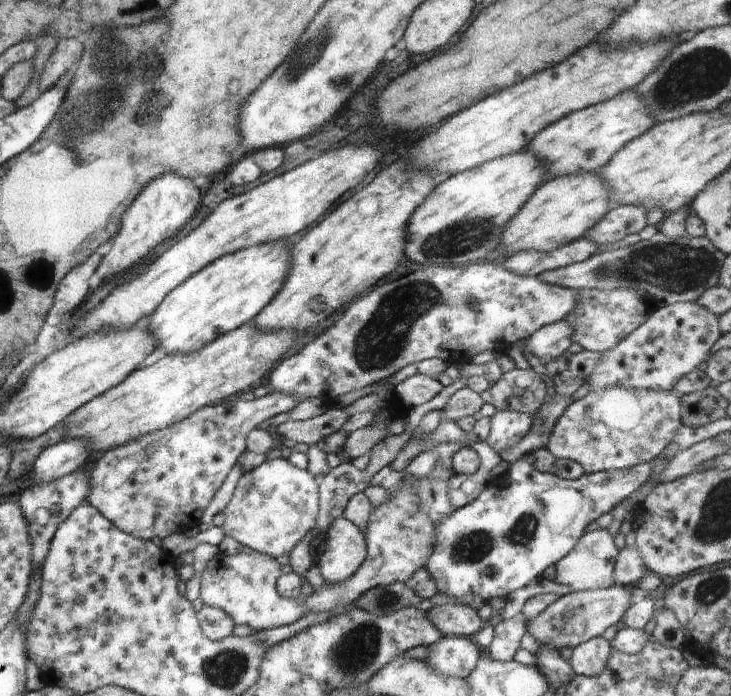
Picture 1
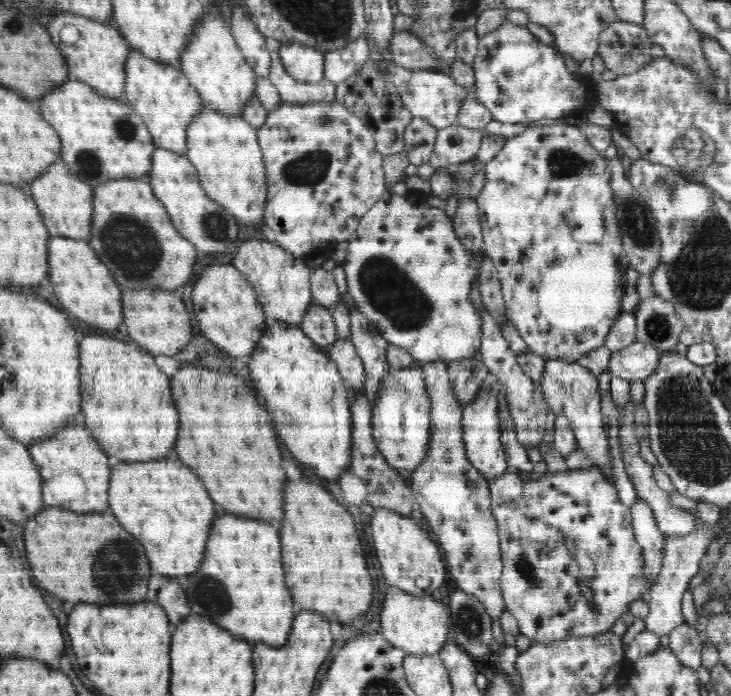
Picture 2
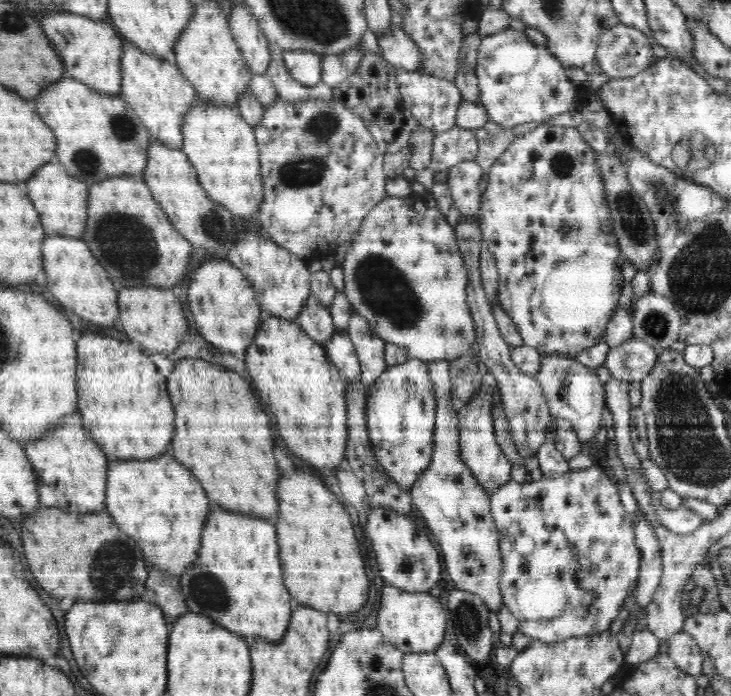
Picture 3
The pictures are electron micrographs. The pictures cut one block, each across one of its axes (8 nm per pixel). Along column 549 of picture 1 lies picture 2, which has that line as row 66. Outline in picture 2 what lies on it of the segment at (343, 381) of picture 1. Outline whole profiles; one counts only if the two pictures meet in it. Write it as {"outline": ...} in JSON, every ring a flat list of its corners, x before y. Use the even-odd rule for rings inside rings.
{"outline":[[300,43,281,44,280,58,284,68,296,80,320,82,324,79,325,54]]}

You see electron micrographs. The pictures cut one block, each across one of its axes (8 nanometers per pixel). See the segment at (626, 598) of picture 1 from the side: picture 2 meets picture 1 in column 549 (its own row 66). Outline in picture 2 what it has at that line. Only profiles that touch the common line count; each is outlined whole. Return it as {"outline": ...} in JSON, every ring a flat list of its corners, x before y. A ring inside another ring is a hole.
{"outline":[[618,20,600,33,598,54,606,69,617,76,629,75,652,62,652,47,643,26]]}

